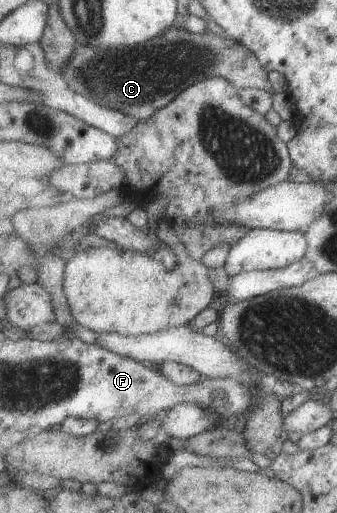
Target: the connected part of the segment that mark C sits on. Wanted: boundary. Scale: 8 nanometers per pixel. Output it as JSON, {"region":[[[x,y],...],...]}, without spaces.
{"region":[[[174,26],[165,34],[152,38],[145,44],[129,47],[126,50],[96,50],[94,46],[77,44],[72,60],[61,71],[66,77],[70,88],[92,100],[94,104],[119,110],[134,116],[139,121],[146,120],[161,111],[170,102],[206,78],[226,78],[237,89],[258,88],[271,93],[272,108],[279,112],[286,122],[294,122],[298,113],[296,102],[289,96],[288,91],[276,92],[268,71],[263,63],[243,43],[220,38],[207,30],[205,34],[192,34],[184,28]]]}

